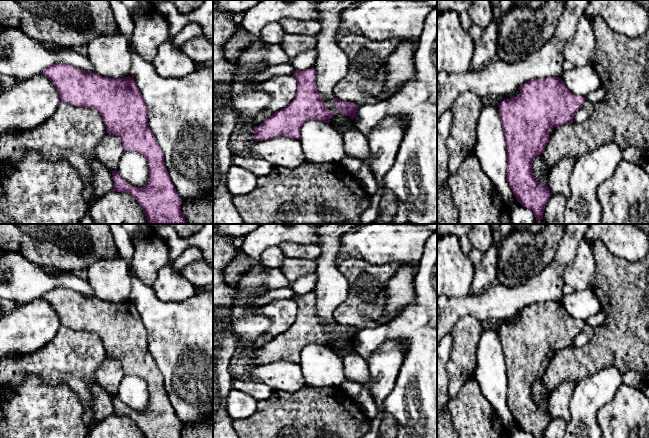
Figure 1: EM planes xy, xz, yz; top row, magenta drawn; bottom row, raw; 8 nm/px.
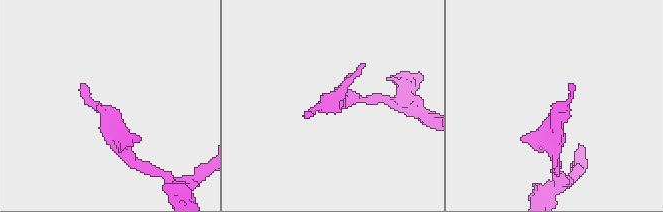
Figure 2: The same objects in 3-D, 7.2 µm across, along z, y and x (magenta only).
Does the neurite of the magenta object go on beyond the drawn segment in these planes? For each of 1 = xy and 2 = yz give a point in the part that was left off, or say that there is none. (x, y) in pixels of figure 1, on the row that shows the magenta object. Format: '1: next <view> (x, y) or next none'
1: next none
2: next none

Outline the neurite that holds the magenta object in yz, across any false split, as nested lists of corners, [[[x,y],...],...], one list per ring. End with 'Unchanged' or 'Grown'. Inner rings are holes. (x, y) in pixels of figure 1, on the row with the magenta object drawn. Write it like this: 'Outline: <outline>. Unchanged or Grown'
Outline: [[[559,77],[532,79],[520,87],[517,97],[505,99],[499,105],[499,117],[505,136],[507,152],[506,178],[517,202],[533,211],[537,220],[543,219],[545,205],[551,193],[532,173],[533,160],[543,154],[550,139],[549,130],[573,123],[575,113],[586,98],[573,94]]]. Unchanged

